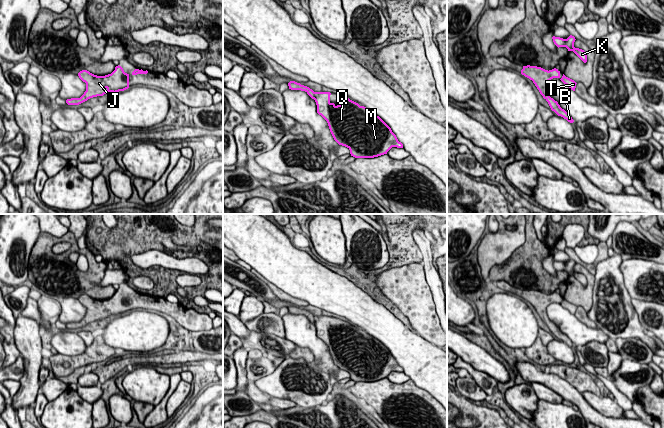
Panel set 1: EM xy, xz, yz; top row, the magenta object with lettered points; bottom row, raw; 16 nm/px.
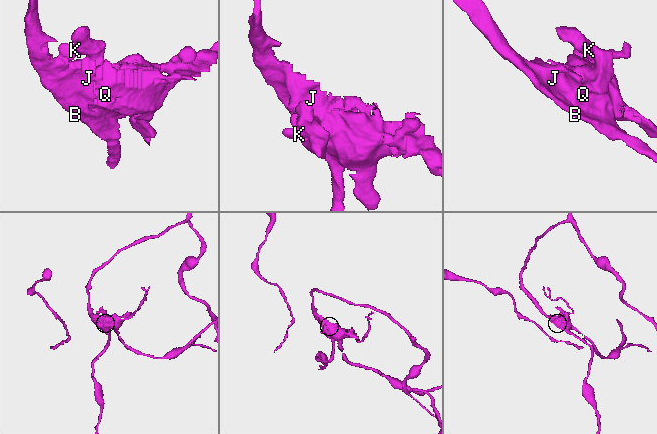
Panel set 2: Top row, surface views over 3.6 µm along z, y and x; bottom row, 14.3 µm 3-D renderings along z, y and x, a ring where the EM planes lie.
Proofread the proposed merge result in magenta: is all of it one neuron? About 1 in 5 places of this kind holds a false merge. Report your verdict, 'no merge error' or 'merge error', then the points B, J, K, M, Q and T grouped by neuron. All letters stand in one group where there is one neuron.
no merge error | B J K M Q T

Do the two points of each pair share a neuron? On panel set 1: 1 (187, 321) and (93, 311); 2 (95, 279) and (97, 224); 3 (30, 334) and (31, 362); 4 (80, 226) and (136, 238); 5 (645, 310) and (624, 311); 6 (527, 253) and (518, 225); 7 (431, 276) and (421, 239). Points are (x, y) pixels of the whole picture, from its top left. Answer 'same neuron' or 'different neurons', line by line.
1: same neuron
2: different neurons
3: same neuron
4: different neurons
5: different neurons
6: different neurons
7: same neuron

